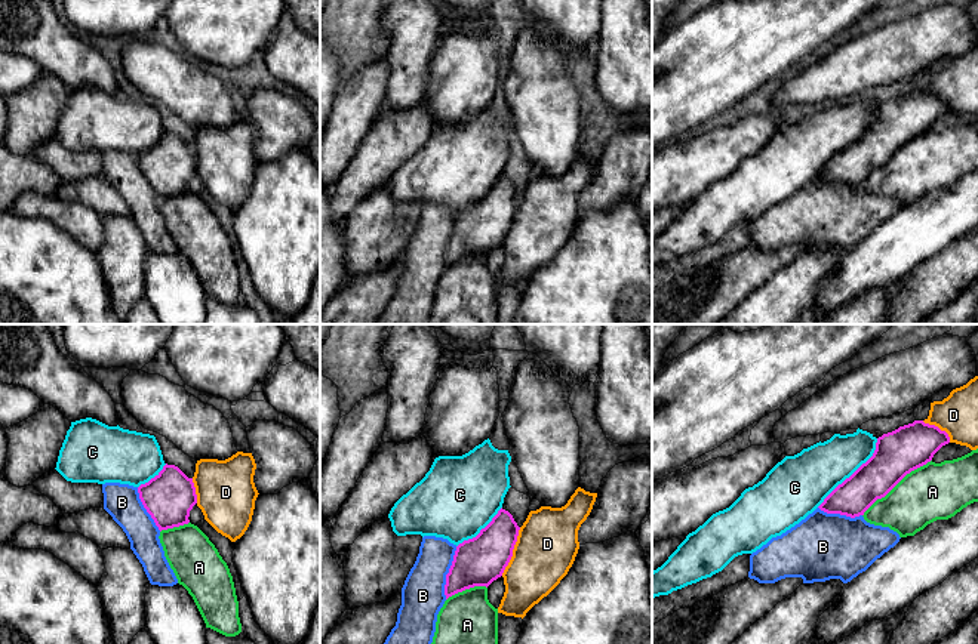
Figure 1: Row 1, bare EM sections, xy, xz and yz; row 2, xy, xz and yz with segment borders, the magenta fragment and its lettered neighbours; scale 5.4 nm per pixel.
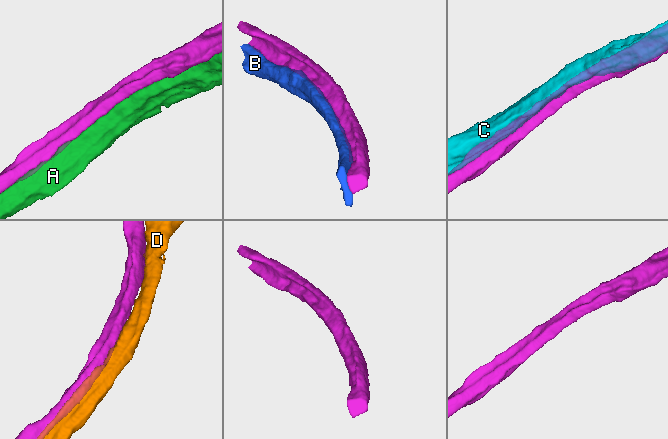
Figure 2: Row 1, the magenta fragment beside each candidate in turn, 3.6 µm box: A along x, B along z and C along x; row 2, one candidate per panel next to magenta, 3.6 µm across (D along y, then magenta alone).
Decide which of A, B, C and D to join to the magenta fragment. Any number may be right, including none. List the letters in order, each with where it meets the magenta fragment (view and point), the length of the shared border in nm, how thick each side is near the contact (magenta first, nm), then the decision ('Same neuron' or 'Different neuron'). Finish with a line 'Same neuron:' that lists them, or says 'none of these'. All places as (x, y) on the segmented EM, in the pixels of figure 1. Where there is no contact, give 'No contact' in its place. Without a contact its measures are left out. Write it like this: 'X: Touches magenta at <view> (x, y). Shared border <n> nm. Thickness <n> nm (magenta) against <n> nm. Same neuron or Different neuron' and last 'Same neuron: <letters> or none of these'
A: Touches magenta at yz (895, 484). Shared border 480 nm. Thickness 240 nm (magenta) against 300 nm. Different neuron
B: Touches magenta at xz (448, 573). Shared border 300 nm. Thickness 260 nm (magenta) against 240 nm. Different neuron
C: Touches magenta at yz (854, 473). Shared border 500 nm. Thickness 240 nm (magenta) against 280 nm. Different neuron
D: Touches magenta at xz (511, 551). Shared border 280 nm. Thickness 260 nm (magenta) against 340 nm. Different neuron
Same neuron: none of these

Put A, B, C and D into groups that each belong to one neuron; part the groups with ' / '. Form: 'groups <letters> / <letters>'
groups A / B / C / D

